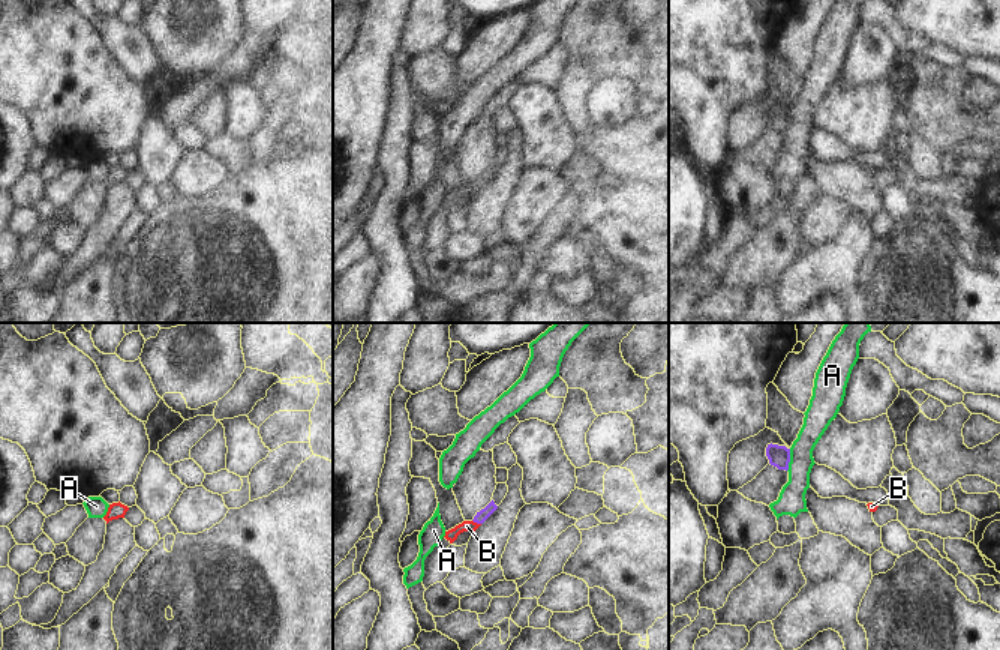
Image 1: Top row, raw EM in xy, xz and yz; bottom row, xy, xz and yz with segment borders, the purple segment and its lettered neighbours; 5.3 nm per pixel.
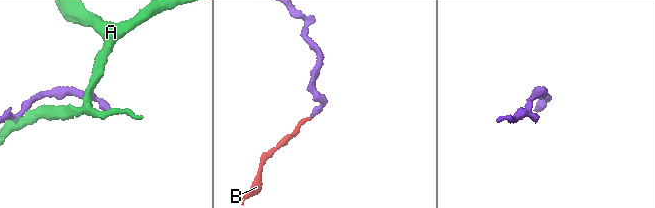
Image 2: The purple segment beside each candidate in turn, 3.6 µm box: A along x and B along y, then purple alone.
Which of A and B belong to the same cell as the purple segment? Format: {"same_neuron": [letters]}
{"same_neuron": ["B"]}

